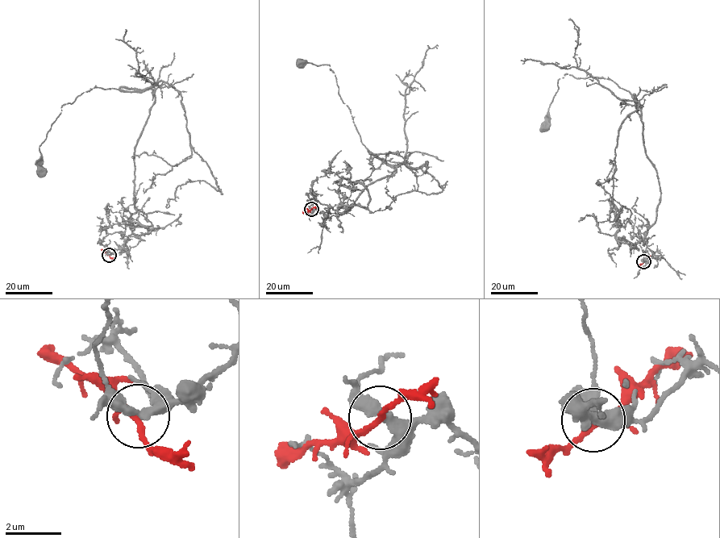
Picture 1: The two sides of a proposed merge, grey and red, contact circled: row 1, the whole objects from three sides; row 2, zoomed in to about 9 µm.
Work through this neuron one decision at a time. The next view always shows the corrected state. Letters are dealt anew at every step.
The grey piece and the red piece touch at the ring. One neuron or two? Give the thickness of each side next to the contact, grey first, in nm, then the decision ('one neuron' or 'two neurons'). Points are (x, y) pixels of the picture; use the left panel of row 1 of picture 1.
calibres 360 and 140 nm; two neurons

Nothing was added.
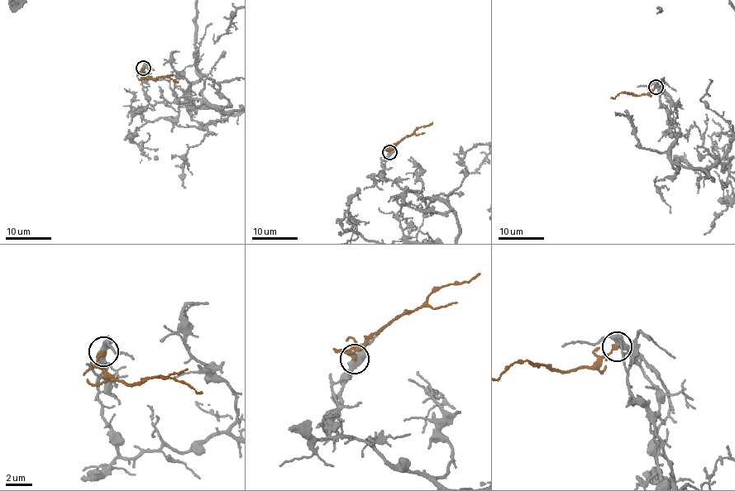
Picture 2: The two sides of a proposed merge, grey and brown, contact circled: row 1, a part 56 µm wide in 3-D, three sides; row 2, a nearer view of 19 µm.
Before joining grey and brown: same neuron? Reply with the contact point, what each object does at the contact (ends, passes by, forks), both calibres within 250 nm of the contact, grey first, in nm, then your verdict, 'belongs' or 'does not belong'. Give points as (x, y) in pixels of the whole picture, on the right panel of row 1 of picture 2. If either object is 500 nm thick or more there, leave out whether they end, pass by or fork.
place (656, 87); grey passes by; brown ends; calibres 440 and 280 nm; does not belong

